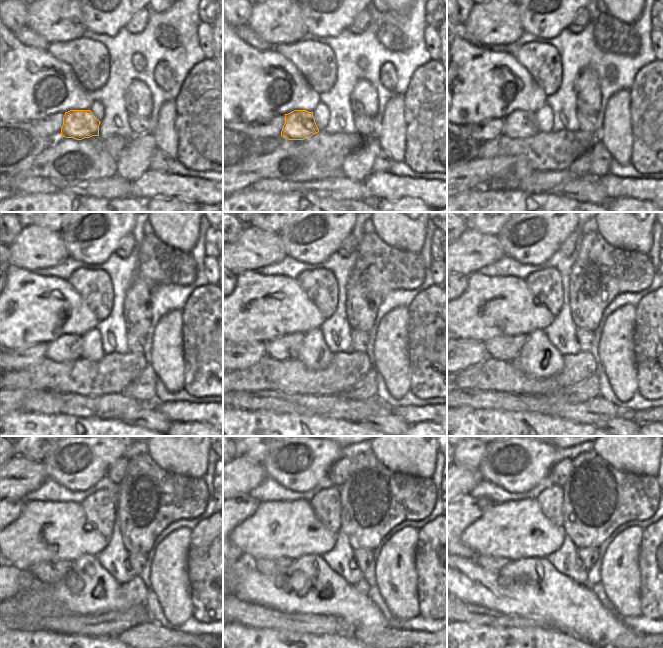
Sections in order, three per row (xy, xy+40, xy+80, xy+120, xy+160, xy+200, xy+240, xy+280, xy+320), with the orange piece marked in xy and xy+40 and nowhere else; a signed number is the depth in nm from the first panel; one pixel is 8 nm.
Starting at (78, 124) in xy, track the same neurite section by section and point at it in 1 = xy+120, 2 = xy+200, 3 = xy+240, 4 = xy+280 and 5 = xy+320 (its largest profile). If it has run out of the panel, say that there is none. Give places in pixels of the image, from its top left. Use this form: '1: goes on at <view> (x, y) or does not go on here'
1: goes on at xy+120 (68, 347)
2: goes on at xy+200 (507, 348)
3: goes on at xy+240 (45, 572)
4: goes on at xy+280 (268, 566)
5: goes on at xy+320 (487, 562)

